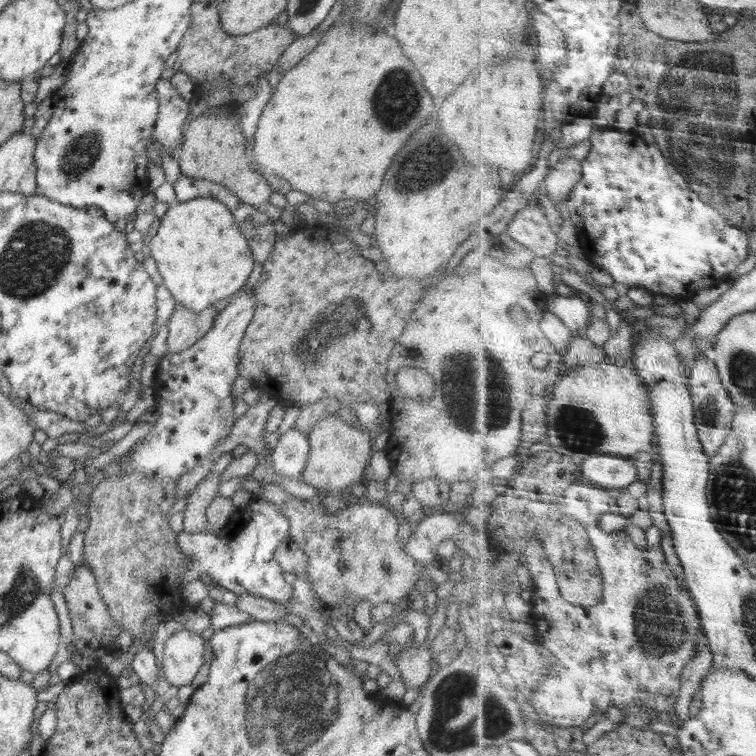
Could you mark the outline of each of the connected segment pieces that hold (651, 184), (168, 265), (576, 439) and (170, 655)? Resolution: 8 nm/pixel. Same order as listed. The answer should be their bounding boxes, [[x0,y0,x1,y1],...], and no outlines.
[[564,128,751,302],[149,198,255,314],[547,361,655,459],[163,628,205,686]]

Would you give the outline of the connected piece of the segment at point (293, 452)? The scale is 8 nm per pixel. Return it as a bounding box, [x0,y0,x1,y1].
[271,427,310,480]

